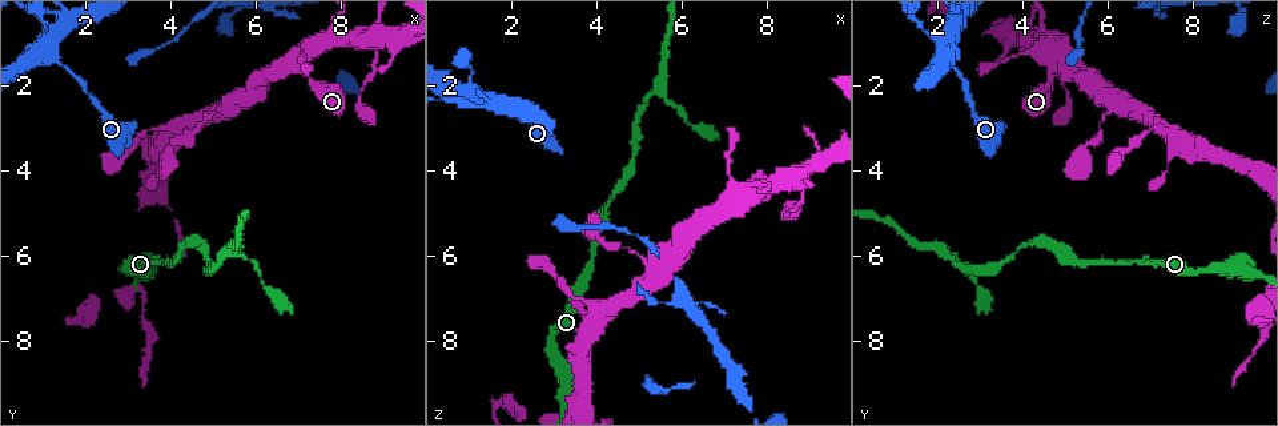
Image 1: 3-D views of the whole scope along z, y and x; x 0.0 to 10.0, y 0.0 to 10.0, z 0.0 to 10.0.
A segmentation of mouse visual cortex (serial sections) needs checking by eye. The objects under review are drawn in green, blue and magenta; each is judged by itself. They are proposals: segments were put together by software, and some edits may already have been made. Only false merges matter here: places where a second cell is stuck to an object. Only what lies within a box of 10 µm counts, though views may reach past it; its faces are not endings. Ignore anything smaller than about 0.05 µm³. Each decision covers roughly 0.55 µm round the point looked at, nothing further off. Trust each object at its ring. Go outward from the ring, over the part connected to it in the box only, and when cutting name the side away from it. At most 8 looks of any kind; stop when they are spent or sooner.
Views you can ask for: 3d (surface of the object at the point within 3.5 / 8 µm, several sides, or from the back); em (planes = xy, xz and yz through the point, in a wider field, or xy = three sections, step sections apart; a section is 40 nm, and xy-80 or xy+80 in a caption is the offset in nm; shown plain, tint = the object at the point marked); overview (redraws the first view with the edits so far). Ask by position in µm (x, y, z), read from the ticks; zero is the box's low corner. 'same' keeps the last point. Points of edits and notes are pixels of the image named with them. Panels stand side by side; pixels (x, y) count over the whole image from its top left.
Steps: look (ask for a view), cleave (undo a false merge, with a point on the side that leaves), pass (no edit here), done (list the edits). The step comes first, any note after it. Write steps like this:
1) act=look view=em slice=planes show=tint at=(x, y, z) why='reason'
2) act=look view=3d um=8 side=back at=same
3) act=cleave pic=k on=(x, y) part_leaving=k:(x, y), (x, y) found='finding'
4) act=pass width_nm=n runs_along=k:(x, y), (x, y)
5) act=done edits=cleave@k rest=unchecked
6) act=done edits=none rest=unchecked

act=look view=3d um=3.5 at=(8.70, 1.00, 4.20) why='sudden change in width'

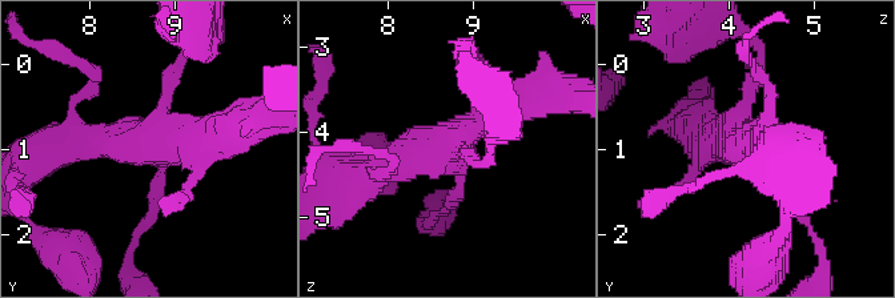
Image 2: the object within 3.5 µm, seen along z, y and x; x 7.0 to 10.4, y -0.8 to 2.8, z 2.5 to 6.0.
act=pass arm_widths_nm=150,200,400,450 runs_along=2:(362, 181), (517, 107) found='continuous, no second cell'

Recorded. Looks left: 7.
act=look view=3d um=3.5 side=back at=(5.40, 5.85, 2.20) why='three arms meet'

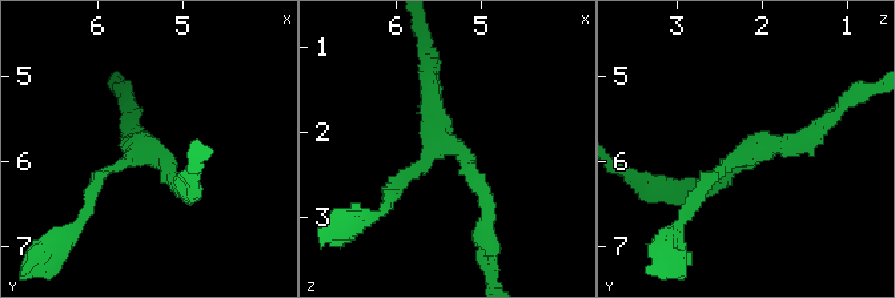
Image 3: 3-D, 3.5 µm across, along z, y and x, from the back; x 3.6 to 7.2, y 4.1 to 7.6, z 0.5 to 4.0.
act=pass arms=3 runs_along=3:(695, 188), (826, 123) found='all the same cell'

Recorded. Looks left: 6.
act=look view=3d um=3.5 at=(1.10, 1.25, 2.30) why='sharp bend'

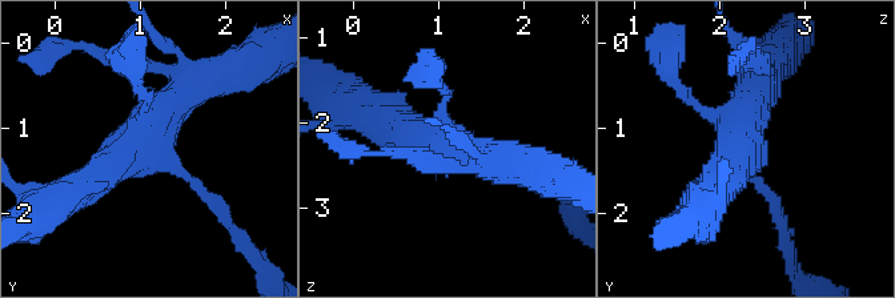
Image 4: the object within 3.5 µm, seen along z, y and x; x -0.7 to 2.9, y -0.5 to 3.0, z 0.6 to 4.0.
act=look view=em slice=xy step=2 show=tint at=(1.10, 1.20, 2.25) arms=4 arm_widths_nm=150,150,400,400

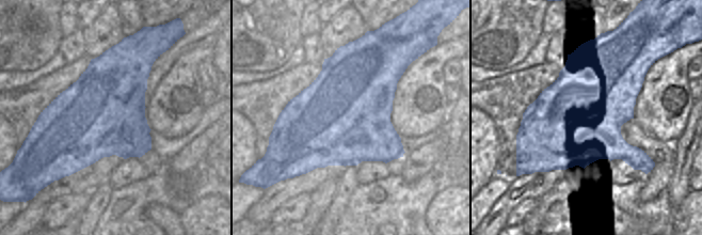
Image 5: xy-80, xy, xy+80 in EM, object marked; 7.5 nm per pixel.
act=pass runs_along=4:(773, 200), (742, 162), (759, 81) found='one cell here'

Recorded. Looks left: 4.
act=done edits=none rest=unchecked

